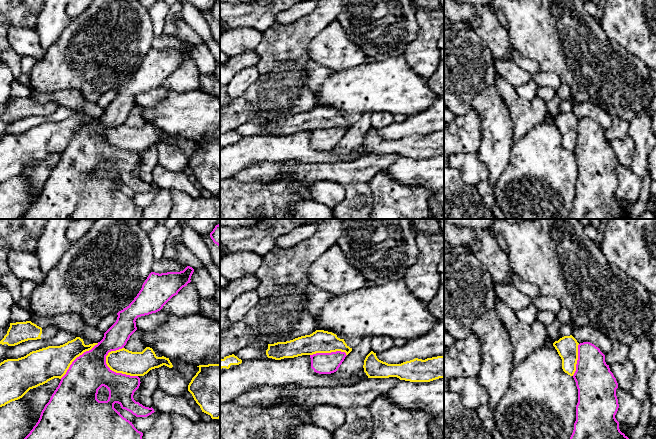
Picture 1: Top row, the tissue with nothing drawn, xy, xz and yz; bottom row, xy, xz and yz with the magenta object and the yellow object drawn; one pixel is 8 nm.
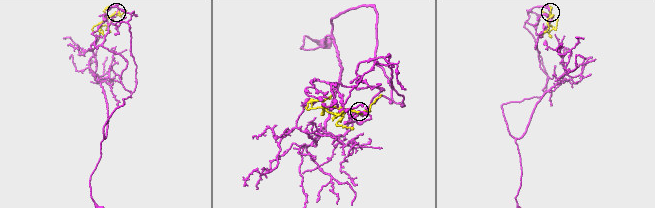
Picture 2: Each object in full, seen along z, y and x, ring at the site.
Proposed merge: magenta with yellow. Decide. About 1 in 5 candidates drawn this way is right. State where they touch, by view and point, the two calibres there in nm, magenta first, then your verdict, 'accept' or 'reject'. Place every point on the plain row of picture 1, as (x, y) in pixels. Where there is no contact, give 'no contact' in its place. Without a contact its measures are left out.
contact xy (115, 148); calibres 300 and 190 nm; reject

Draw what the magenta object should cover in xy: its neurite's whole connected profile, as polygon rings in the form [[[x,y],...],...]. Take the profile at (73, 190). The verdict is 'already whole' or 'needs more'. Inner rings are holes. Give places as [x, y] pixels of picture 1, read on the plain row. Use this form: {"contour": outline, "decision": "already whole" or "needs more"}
{"contour": [[[190,42],[180,48],[151,48],[134,76],[117,89],[116,98],[104,109],[103,115],[72,138],[42,186],[38,198],[21,219],[144,219],[143,209],[124,194],[114,184],[114,180],[118,179],[122,185],[136,193],[147,193],[155,187],[133,174],[134,168],[140,162],[140,154],[112,147],[106,140],[106,132],[111,127],[124,124],[130,112],[137,106],[136,95],[160,87],[191,58],[193,48],[194,45]],[[102,162],[109,167],[107,177],[97,175],[98,166]]], "decision": "already whole"}

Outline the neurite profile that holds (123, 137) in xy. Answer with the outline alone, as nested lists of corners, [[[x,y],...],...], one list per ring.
[[[150,123],[142,128],[132,128],[125,124],[111,127],[106,132],[106,140],[114,148],[130,152],[144,152],[150,146],[163,141],[173,143],[169,134],[157,133]]]

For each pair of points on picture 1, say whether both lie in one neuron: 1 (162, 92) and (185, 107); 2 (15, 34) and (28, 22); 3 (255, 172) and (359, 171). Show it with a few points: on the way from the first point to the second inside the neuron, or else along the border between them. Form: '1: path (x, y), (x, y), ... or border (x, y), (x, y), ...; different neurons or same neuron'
1: border (172, 91), (152, 106), (146, 106); different neurons
2: border (10, 27), (30, 27), (34, 29); different neurons
3: path (281, 170), (333, 171); same neuron

